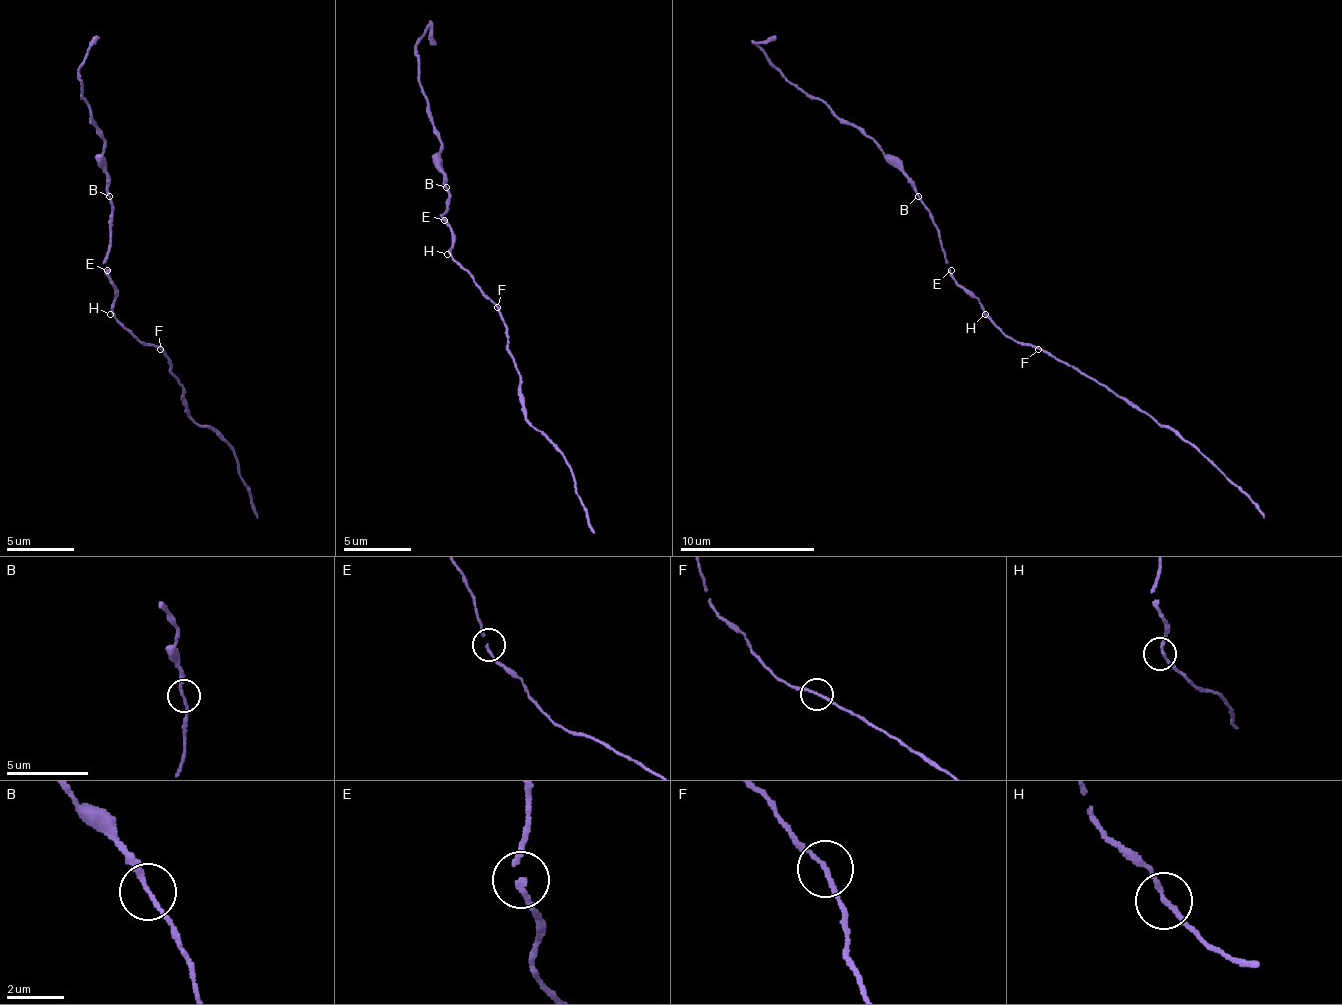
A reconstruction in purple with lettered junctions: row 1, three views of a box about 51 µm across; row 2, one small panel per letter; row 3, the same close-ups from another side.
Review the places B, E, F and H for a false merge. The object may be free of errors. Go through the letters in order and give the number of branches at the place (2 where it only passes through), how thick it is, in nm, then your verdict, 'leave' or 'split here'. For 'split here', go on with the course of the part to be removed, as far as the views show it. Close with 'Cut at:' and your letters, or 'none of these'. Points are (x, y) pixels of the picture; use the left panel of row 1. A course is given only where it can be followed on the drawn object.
B: 2 branches meet; 160 nm thick; leave
E: 2 branches meet; 150 nm thick; leave
F: 2 branches meet; 160 nm thick; leave
H: 2 branches meet; 160 nm thick; leave
Cut at: none of these

